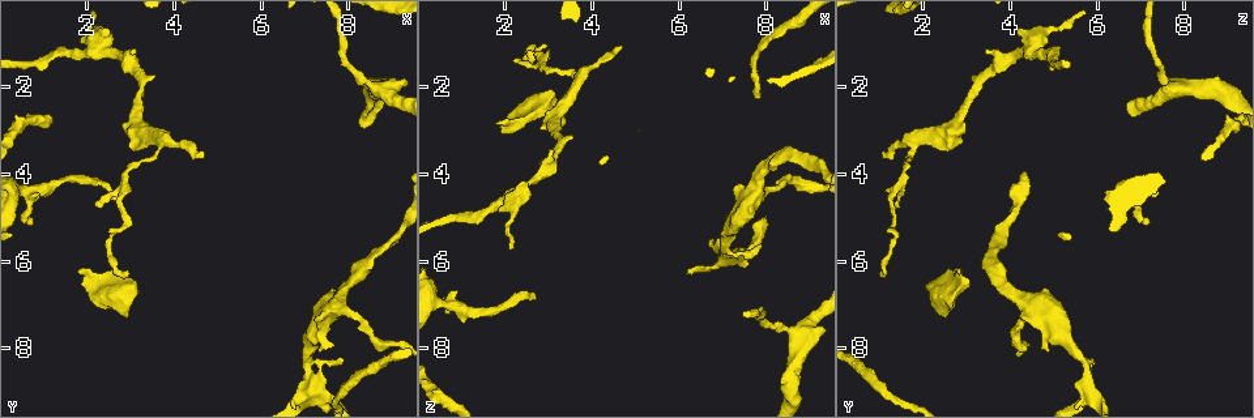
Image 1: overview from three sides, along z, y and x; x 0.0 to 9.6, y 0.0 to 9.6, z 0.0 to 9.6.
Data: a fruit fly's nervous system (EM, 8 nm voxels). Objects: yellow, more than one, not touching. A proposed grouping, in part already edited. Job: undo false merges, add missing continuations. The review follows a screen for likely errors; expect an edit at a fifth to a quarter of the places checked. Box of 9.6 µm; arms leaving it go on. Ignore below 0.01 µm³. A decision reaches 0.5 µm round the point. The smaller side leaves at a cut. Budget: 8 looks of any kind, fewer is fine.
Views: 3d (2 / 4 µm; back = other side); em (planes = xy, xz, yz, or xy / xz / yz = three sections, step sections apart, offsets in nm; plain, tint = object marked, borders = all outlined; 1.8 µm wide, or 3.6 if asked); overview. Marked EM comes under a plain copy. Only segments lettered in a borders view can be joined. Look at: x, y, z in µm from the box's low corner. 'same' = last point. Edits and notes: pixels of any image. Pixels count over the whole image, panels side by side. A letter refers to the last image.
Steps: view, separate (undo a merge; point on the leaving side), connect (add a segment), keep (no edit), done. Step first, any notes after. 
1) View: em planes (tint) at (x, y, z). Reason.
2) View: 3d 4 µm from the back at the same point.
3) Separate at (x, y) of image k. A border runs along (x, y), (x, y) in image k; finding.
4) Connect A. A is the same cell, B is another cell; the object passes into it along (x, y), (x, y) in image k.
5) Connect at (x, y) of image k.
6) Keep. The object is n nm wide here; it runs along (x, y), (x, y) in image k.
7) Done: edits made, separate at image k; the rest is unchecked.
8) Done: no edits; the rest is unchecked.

View: 3d 4 µm from the back at (0.75, 5.15, 7.15). Branch stops here.

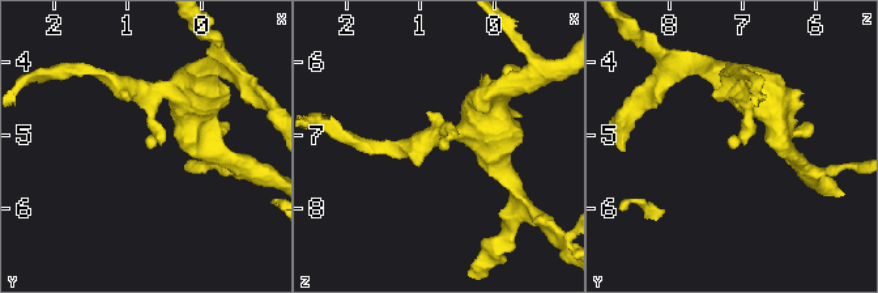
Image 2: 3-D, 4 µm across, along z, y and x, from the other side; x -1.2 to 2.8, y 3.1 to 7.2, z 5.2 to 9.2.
View: em planes (borders) at (0.70, 5.10, 7.20).

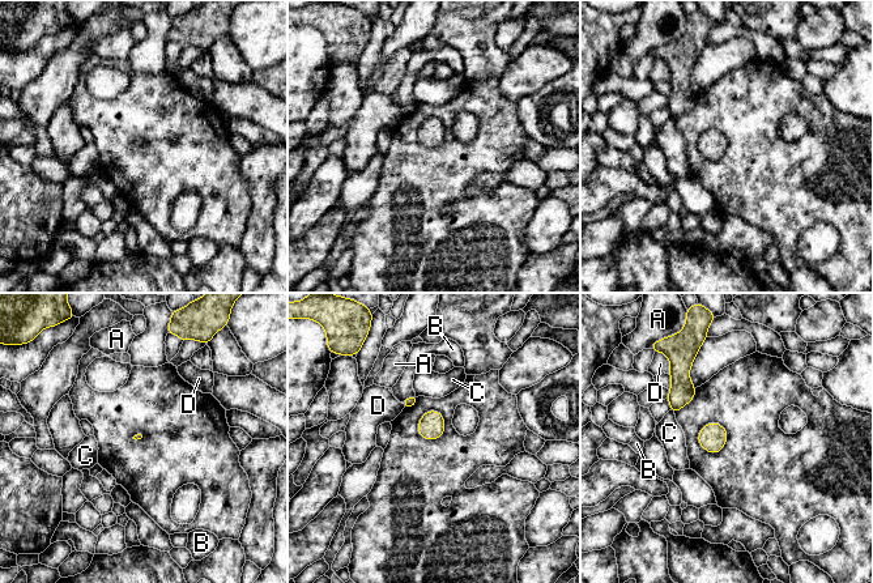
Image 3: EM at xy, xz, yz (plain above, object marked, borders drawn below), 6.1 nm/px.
Keep. A, B, C and D are other cells; no lettered segment goes on from it.

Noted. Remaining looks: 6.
View: 3d 4 µm at (2.30, 1.10, 4.45).

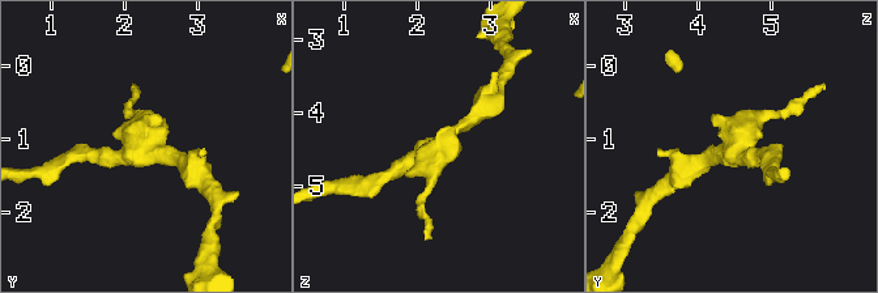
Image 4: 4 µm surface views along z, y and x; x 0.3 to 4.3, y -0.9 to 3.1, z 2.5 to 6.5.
View: em xy step 16 (borders) at (2.35, 1.10, 4.45). 3 arms meet here; need the tissue.

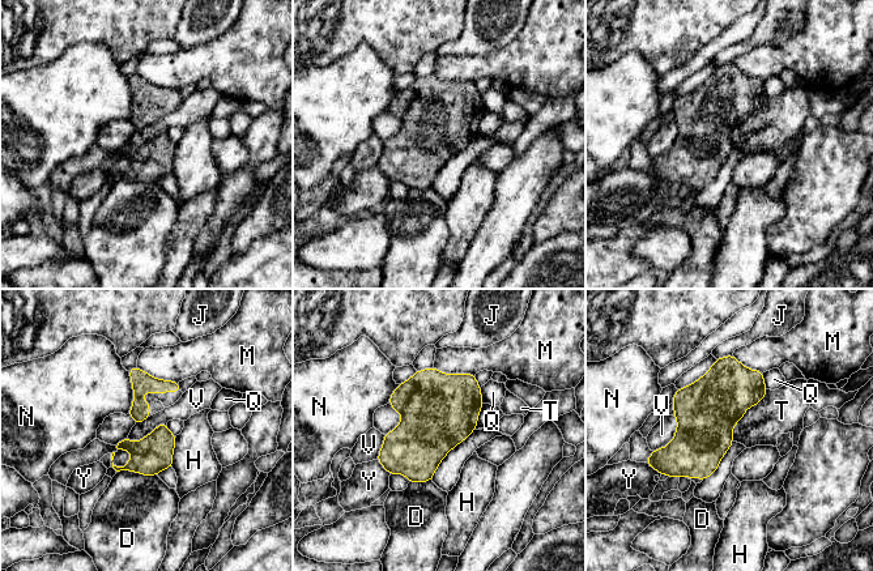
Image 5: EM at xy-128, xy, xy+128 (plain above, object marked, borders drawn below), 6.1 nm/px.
Keep. D, H, J, M, N, Q, T, V and Y are other cells; a border runs along (767, 390), (735, 425), (732, 440) in image 5; all the same cell.

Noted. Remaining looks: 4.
View: 3d 4 µm at (3.65, 3.30, 1.80). Side arm on a straight run.

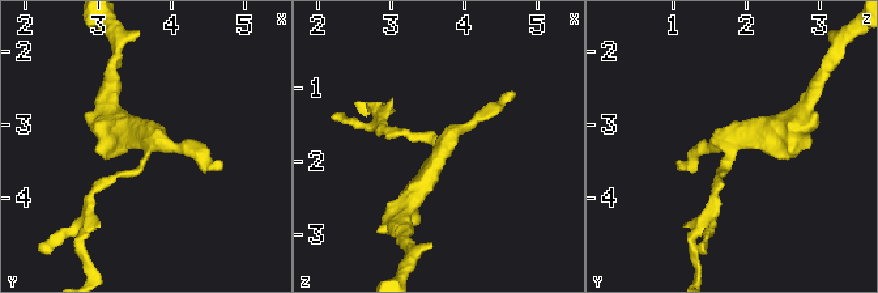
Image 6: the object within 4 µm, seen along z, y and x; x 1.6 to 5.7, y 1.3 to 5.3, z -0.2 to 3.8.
View: em xz step 16 (tint) at (3.70, 3.20, 1.80). 3 arms meet here.

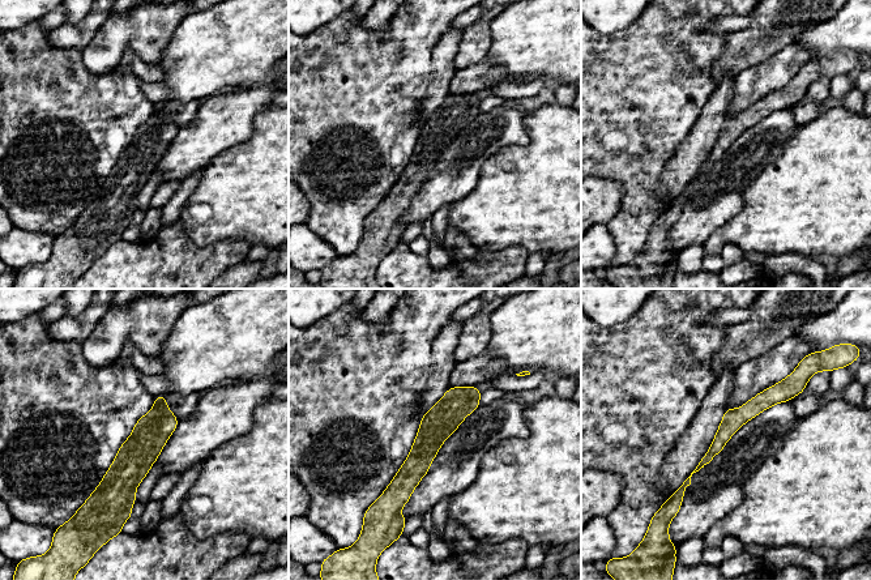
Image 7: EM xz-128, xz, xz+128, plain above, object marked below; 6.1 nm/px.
View: em planes (borders) at the same point. Cut it another way.

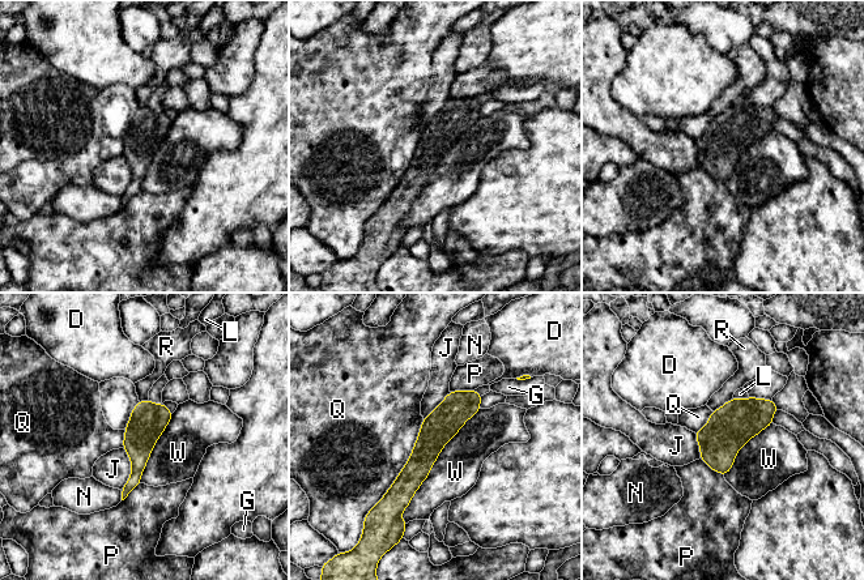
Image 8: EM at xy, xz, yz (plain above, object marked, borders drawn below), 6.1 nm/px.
Keep. The object is 200 nm wide here; D, G, J, L, N, P, Q, R and W are other cells; a border runs along (480, 408), (442, 448), (403, 521) in image 8; one cell here.

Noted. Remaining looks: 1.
Done: no edits; the rest is unchecked.

